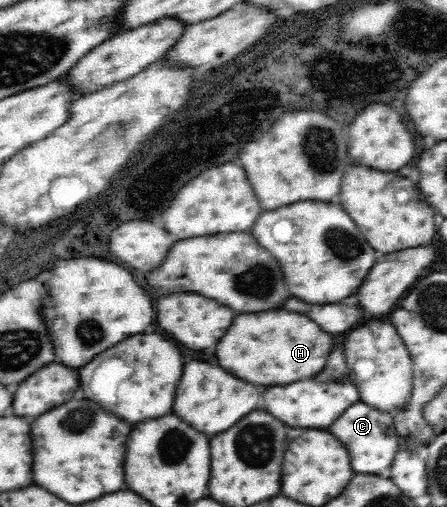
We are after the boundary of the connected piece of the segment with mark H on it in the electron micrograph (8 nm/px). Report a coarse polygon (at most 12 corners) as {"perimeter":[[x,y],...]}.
{"perimeter":[[307,315],[235,317],[215,355],[249,383],[323,371],[333,337]]}

